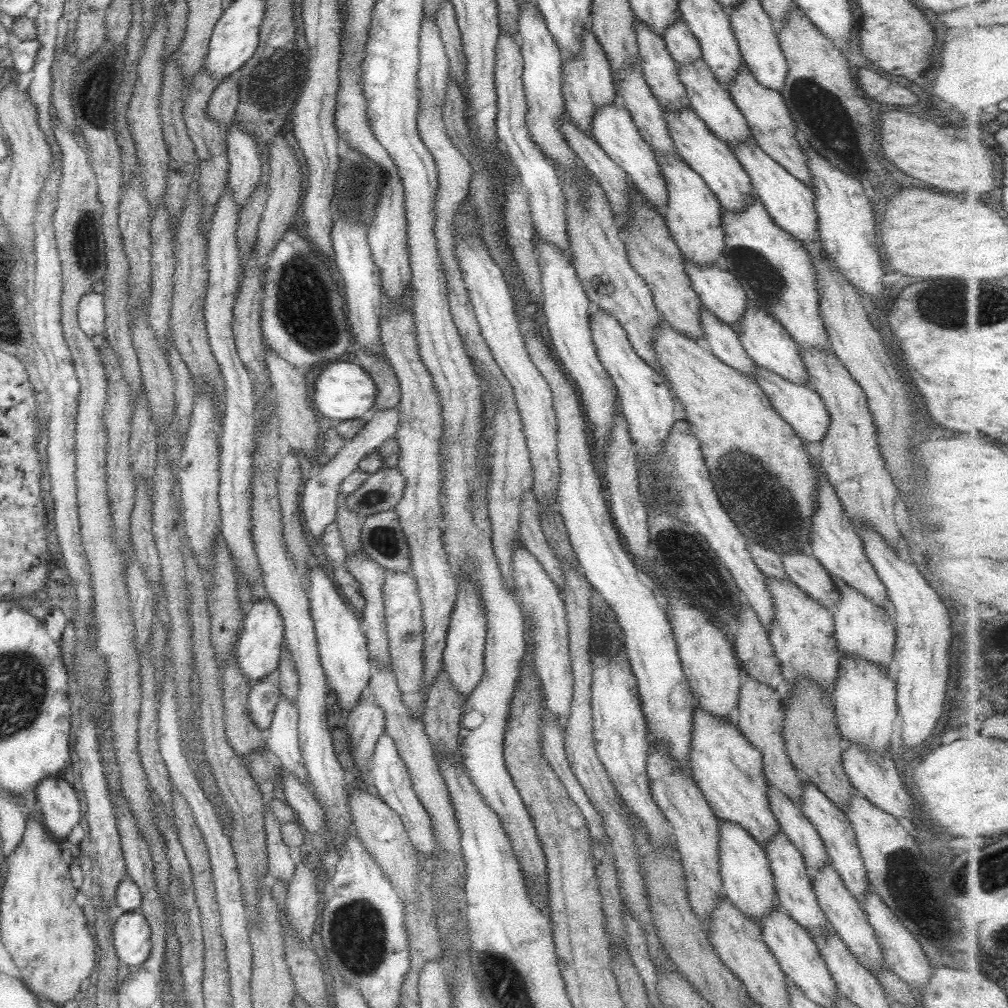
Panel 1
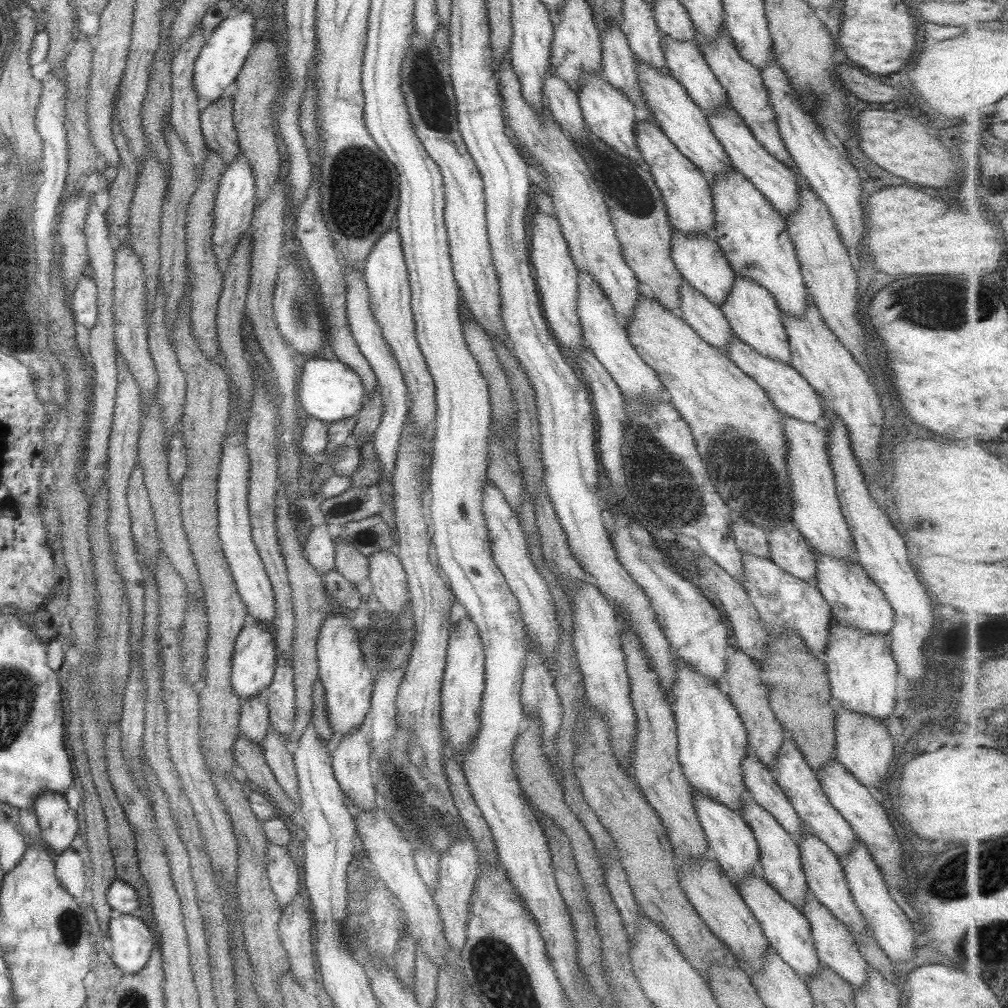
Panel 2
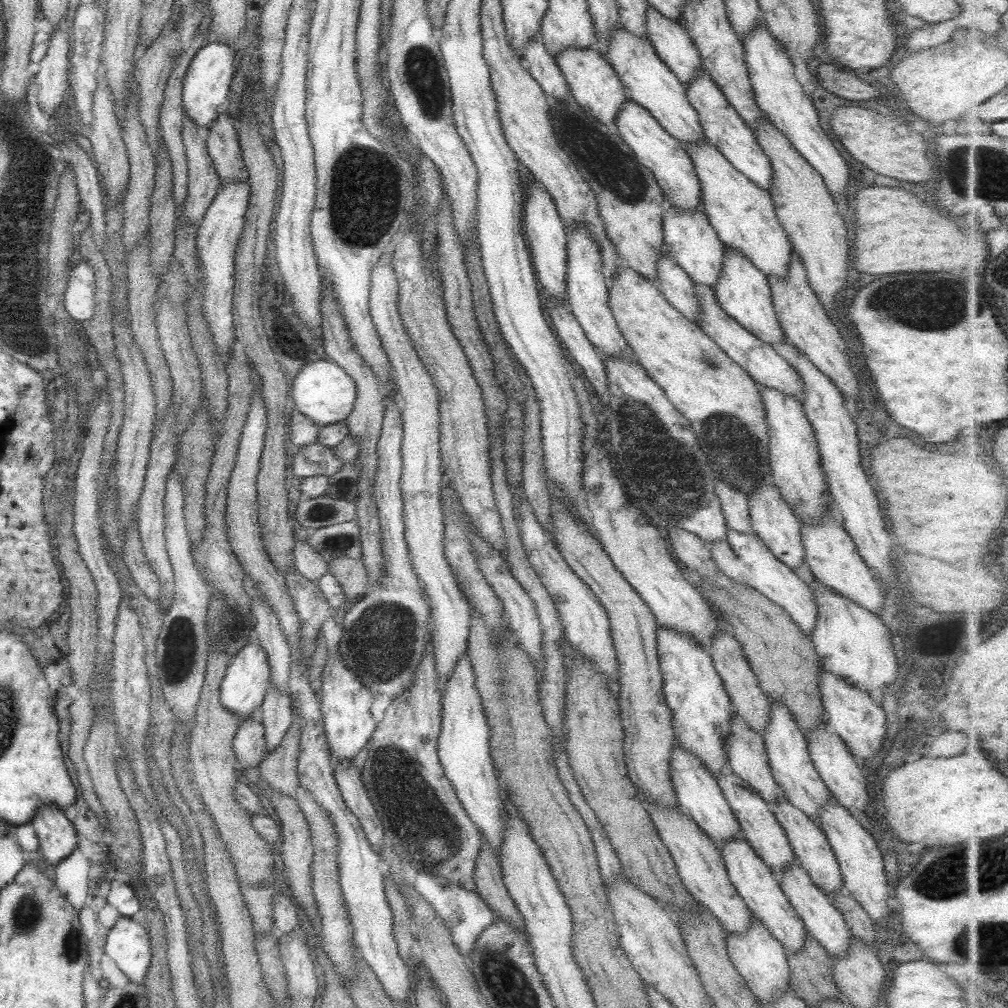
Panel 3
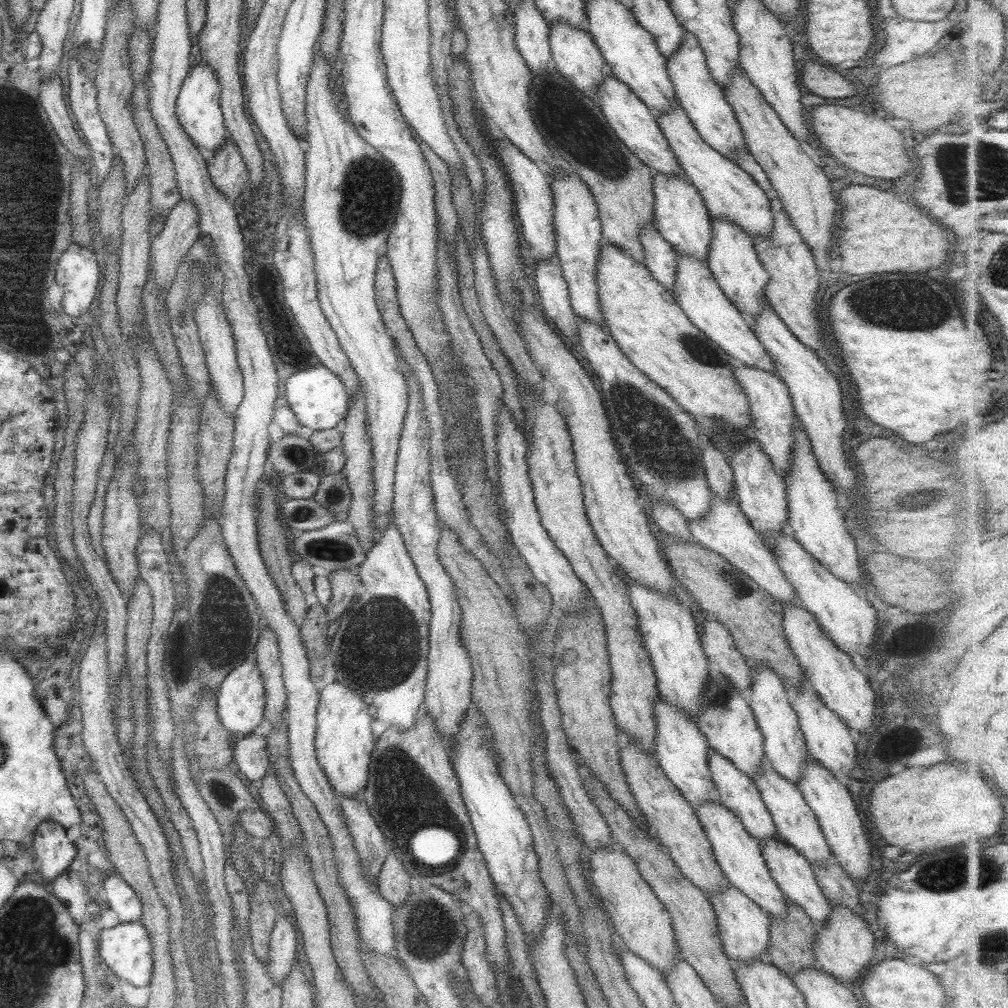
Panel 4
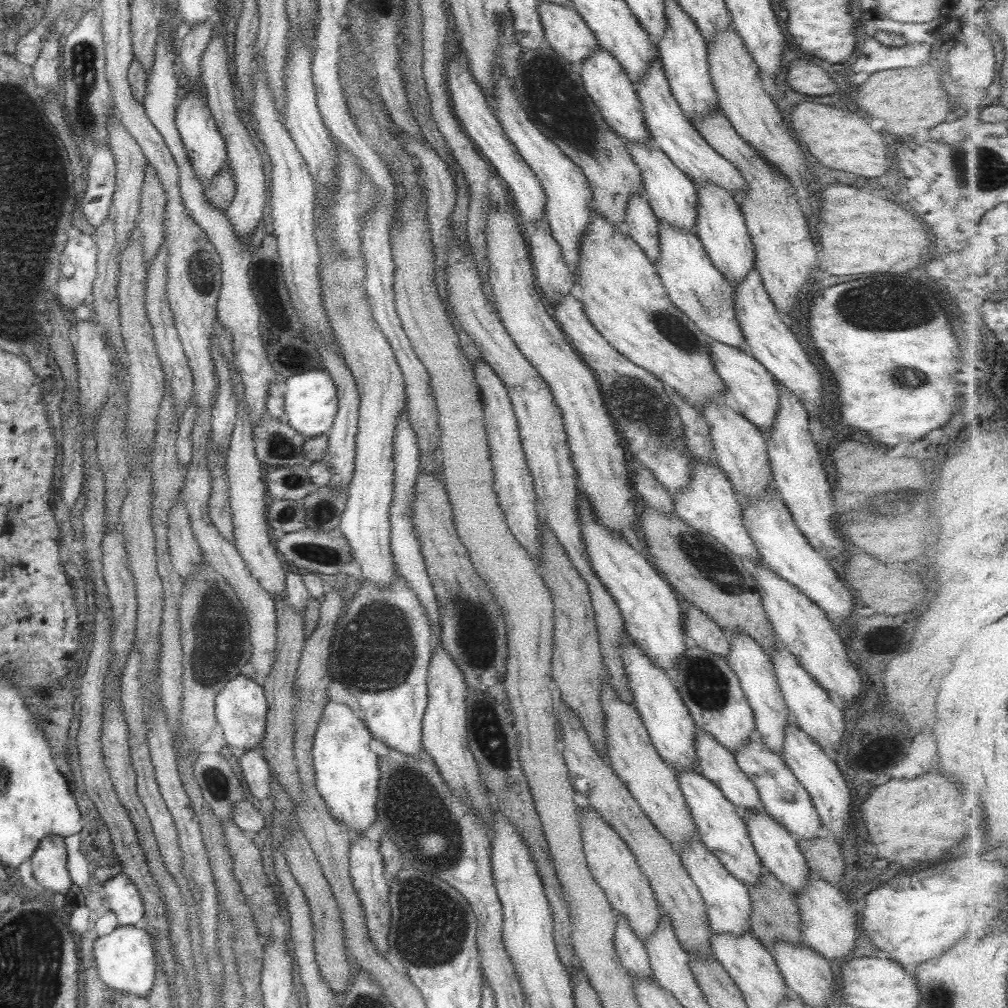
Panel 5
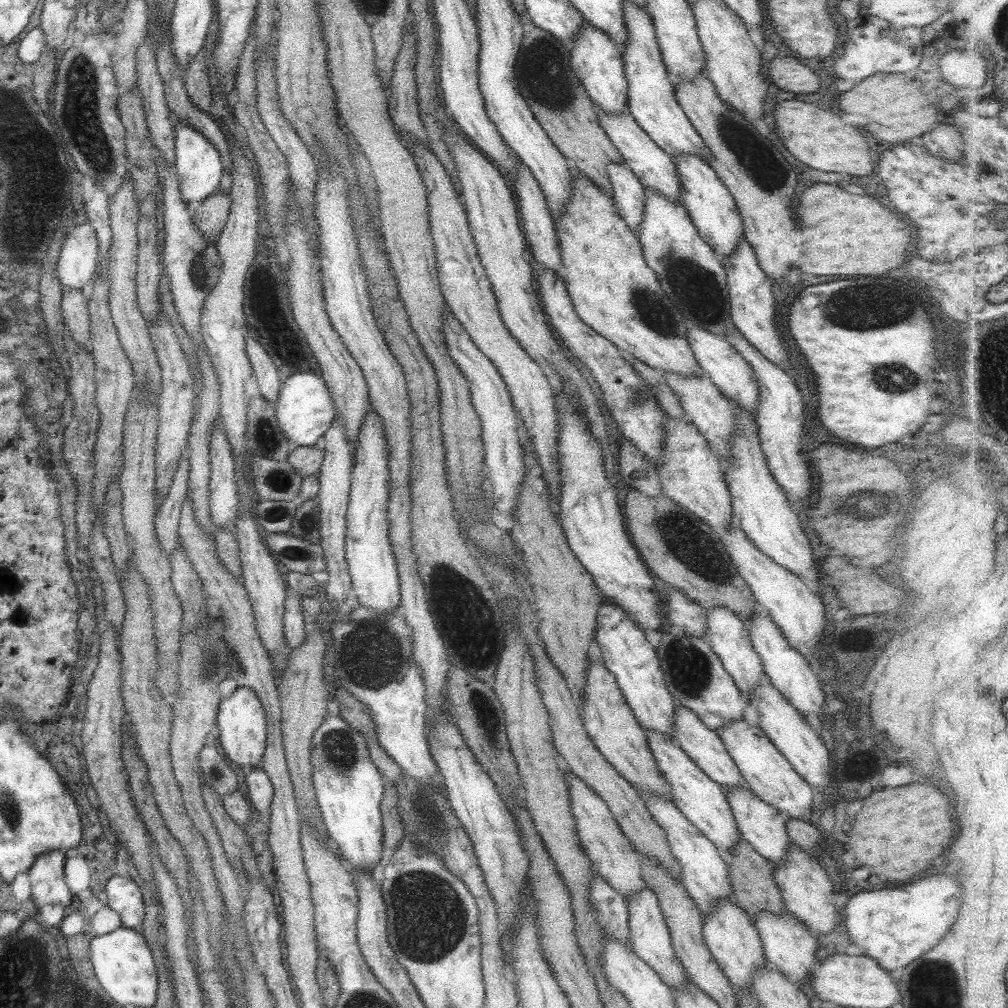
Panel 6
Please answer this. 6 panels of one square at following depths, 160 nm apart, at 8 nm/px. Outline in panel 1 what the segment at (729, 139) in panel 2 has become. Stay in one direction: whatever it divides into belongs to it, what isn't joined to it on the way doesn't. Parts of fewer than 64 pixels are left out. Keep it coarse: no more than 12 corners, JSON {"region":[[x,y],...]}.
{"region":[[751,139],[731,149],[773,223],[815,241],[811,188]]}

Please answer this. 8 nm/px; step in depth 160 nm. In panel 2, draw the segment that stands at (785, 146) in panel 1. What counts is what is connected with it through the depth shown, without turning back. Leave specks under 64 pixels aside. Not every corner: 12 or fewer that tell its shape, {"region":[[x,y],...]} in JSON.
{"region":[[724,25],[706,41],[694,30],[726,102],[755,140],[793,165],[757,68]]}

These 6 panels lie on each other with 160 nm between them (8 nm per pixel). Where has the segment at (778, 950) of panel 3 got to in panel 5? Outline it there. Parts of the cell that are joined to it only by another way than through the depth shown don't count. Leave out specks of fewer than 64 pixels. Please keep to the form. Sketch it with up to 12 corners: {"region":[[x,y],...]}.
{"region":[[698,838],[681,864],[705,907],[709,933],[749,932],[746,886]]}

